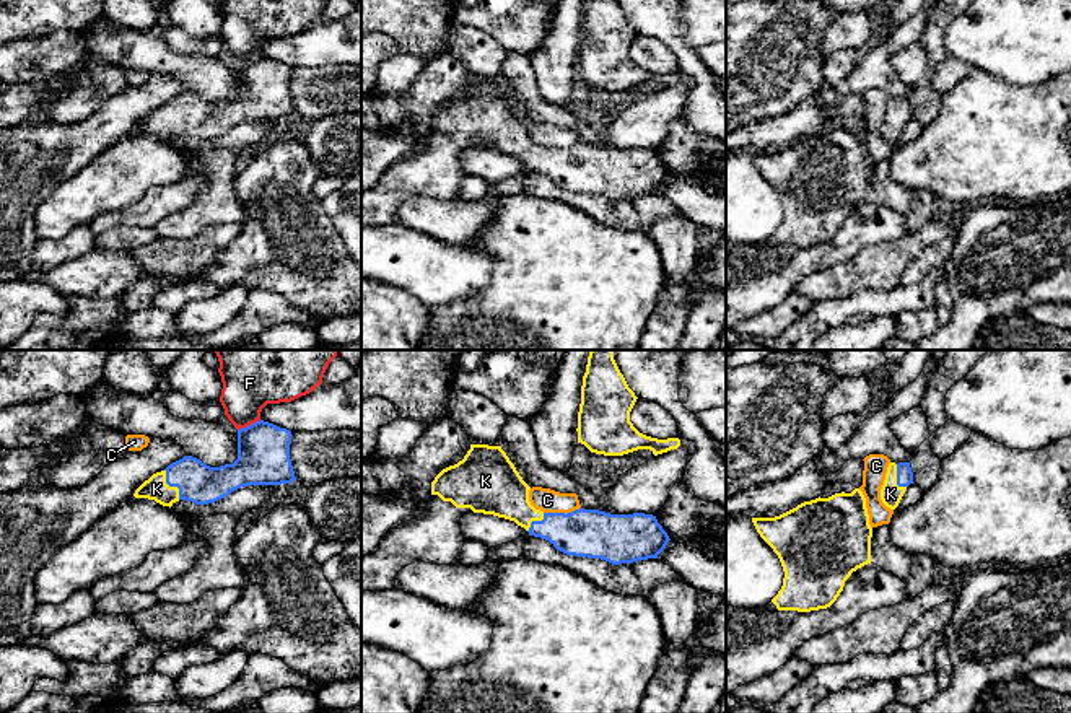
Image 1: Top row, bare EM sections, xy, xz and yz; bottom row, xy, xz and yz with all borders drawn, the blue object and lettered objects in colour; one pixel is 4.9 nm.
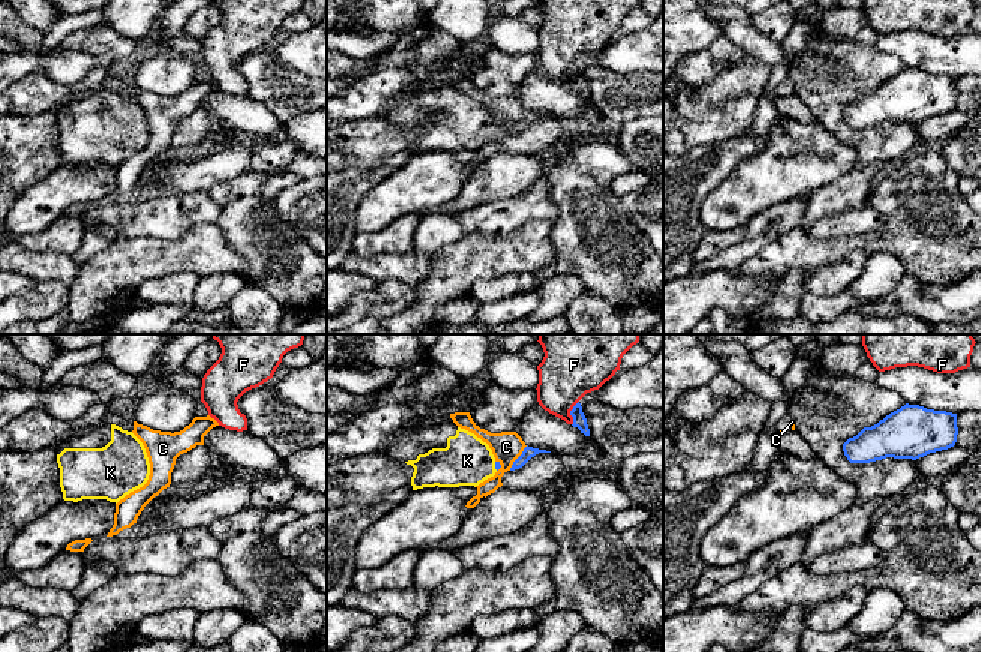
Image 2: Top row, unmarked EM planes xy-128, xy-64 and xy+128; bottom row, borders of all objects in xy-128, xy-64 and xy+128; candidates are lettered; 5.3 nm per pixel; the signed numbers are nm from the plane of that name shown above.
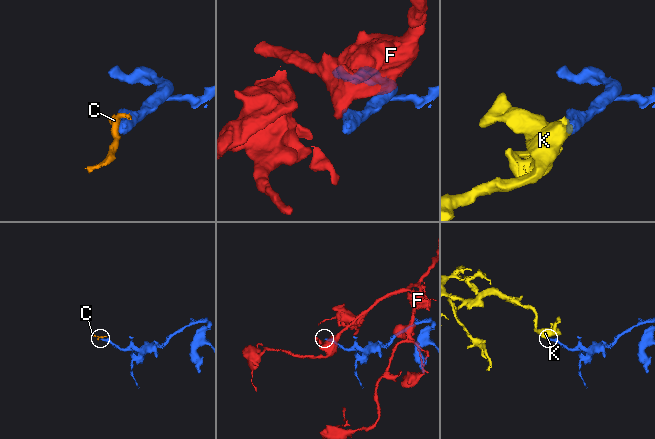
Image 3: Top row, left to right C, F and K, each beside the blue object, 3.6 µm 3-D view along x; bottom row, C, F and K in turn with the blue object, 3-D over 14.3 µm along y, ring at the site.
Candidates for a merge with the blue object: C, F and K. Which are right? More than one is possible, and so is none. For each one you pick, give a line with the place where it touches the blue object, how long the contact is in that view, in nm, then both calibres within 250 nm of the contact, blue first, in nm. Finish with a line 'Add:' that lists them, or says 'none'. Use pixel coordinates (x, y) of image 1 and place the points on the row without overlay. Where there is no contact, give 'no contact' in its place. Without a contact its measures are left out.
K: meets blue in xy at (171, 121); contact 170 nm long; 200 nm thick on the blue side, 120 nm on the other
Add: K

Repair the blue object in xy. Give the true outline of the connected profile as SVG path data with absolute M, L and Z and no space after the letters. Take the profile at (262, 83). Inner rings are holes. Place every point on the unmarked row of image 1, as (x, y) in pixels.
M259 55L238 65L238 94L210 103L184 91L153 109L133 129L173 142L179 135L195 140L215 138L247 120L282 120L296 116L290 94L291 67Z

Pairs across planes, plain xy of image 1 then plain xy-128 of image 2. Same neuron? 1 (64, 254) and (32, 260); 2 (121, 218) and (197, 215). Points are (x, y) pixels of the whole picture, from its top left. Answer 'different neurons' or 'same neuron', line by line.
1: different neurons
2: different neurons

